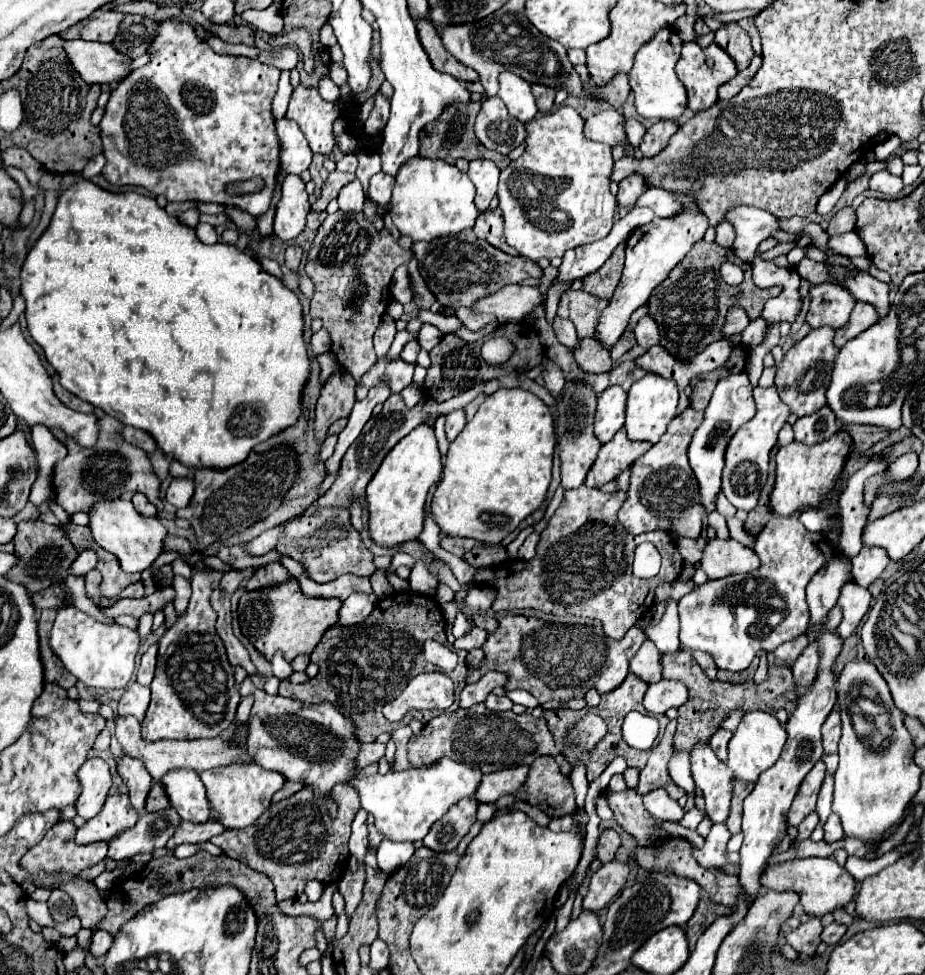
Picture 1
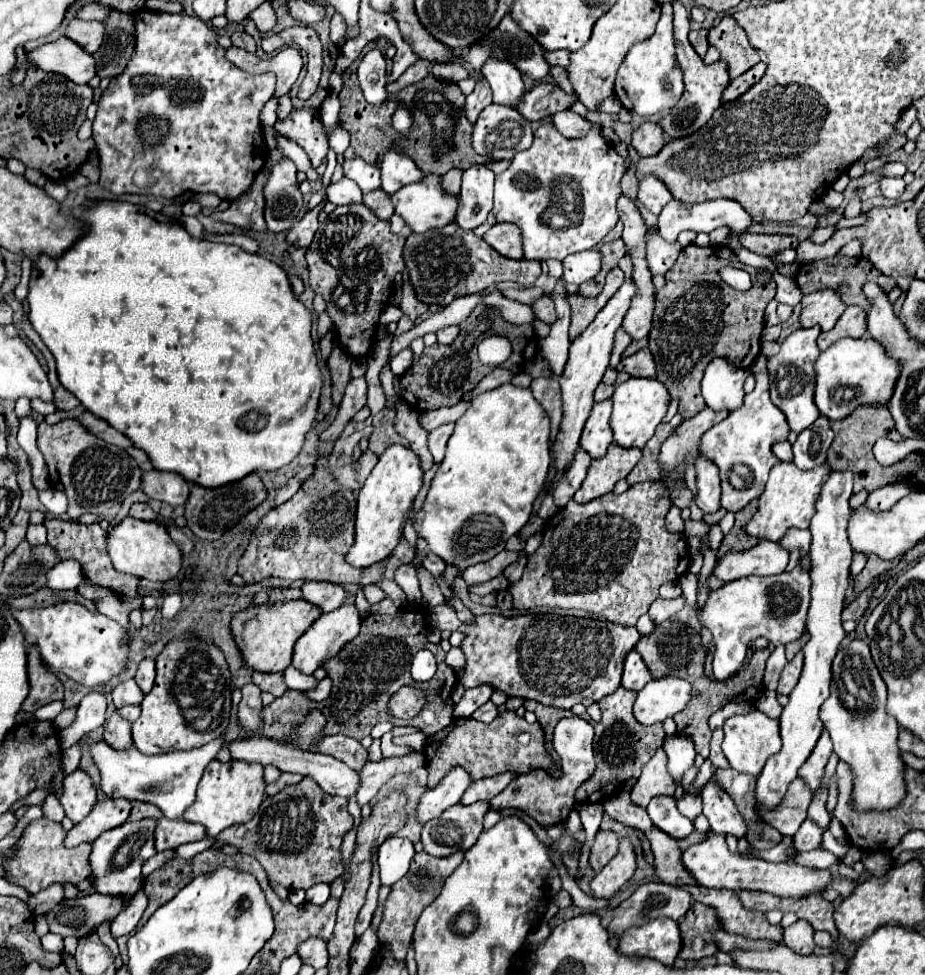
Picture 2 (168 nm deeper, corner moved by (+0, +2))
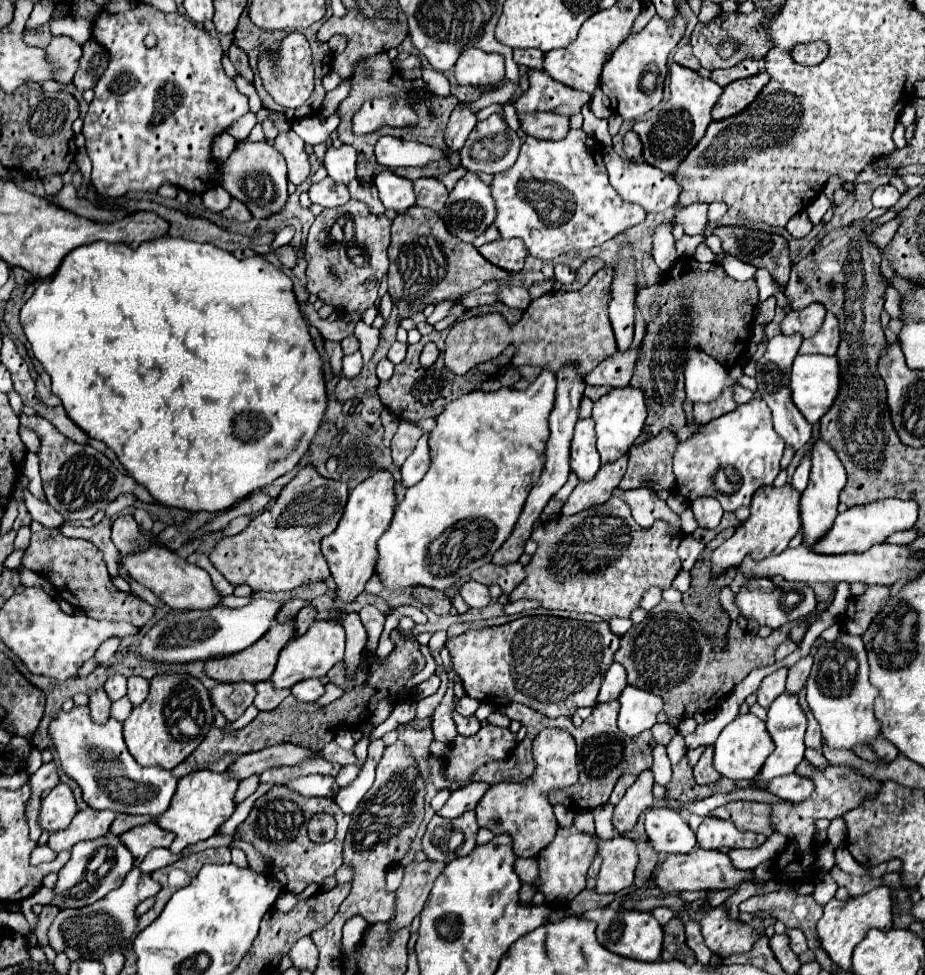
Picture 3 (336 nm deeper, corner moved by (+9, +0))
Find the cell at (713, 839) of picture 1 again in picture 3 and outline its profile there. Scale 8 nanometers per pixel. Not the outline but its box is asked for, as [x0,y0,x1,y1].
[653,848,753,892]

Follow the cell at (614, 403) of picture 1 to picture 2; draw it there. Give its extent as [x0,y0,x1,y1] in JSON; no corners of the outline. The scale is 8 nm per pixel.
[580,398,614,458]

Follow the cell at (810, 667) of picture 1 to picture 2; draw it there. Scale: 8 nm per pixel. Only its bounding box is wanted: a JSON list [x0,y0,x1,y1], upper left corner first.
[778,650,804,694]

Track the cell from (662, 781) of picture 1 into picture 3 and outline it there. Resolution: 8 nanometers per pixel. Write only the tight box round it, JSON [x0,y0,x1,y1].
[613,770,655,834]

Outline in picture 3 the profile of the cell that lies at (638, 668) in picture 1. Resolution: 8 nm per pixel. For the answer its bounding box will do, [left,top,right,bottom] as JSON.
[597,664,627,702]

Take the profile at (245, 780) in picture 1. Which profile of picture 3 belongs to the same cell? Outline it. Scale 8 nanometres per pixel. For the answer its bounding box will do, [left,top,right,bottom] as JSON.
[153,770,239,854]

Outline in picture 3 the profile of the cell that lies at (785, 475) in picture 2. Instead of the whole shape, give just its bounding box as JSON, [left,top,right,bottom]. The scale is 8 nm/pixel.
[711,486,801,578]

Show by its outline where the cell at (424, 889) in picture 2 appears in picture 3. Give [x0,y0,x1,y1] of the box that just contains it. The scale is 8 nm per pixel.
[389,862,445,930]

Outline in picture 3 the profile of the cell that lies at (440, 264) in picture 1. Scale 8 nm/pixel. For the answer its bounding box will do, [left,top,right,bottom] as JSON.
[387,206,513,320]

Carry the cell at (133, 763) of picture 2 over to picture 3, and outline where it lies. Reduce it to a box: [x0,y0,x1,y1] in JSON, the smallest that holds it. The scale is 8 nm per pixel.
[49,706,177,814]

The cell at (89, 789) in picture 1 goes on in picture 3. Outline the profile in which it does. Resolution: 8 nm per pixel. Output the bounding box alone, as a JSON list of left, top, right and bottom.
[39,784,77,832]

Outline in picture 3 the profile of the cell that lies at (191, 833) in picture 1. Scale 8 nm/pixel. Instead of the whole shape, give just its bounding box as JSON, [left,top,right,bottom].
[119,822,173,866]

